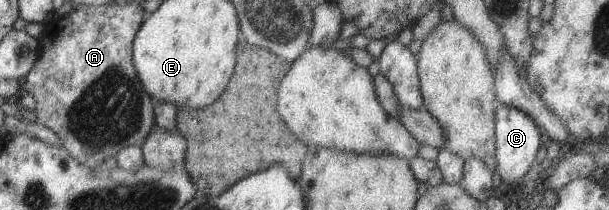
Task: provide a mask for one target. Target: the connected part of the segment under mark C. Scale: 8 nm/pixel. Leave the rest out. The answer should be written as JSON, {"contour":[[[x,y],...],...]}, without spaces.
{"contour":[[[500,103],[495,107],[495,112],[497,161],[495,171],[501,176],[500,180],[509,186],[515,186],[529,172],[545,138],[536,122],[533,122],[523,111]]]}

